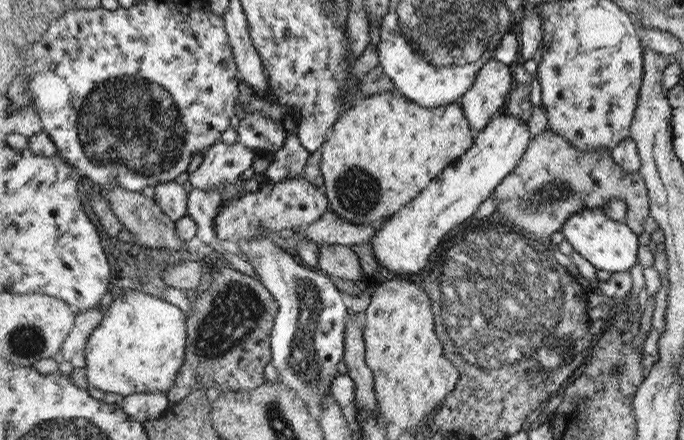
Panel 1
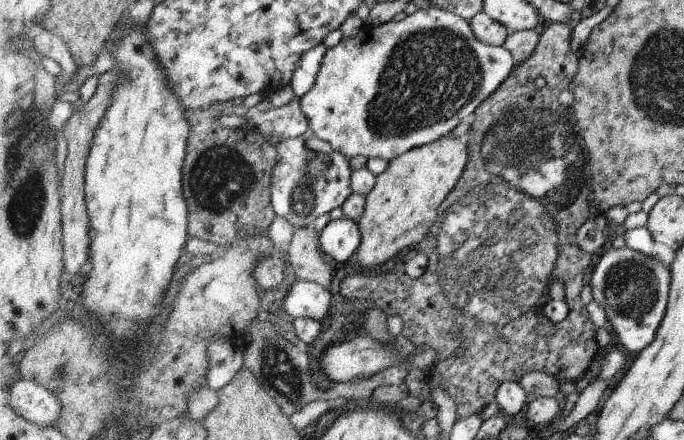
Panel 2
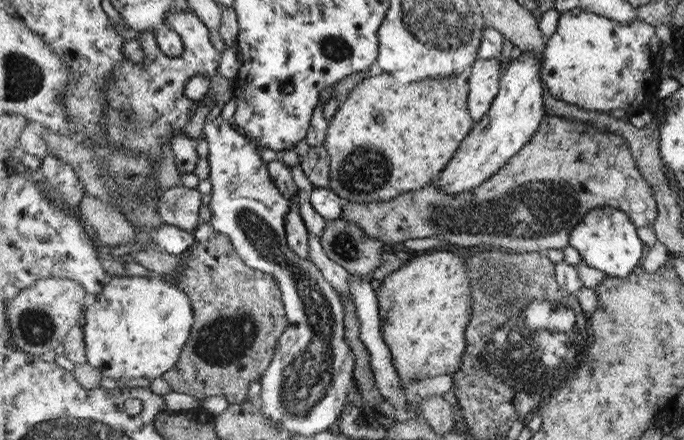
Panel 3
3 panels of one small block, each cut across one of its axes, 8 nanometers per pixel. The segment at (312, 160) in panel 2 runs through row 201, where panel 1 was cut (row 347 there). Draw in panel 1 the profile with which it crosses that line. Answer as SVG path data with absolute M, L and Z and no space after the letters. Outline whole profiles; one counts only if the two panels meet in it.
M264 231L250 239L240 239L233 248L250 263L281 306L273 330L271 360L278 371L279 382L294 390L307 406L320 410L326 390L339 374L338 364L344 358L346 304L342 302L342 292L326 276L316 274L284 252L282 243Z

